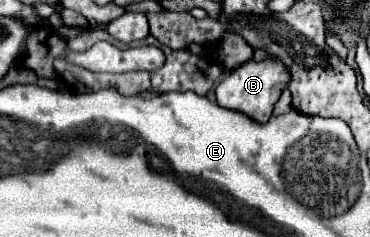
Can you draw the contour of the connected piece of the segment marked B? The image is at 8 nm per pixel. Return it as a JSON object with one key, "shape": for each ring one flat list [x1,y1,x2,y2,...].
{"shape":[[250,60,242,64,238,70,234,70,232,74,228,74,216,86,216,104,226,110,242,112,254,122,262,124,262,122,268,122,268,118,272,116,272,106,286,84,288,84,288,70,280,60,264,60,264,62]]}

